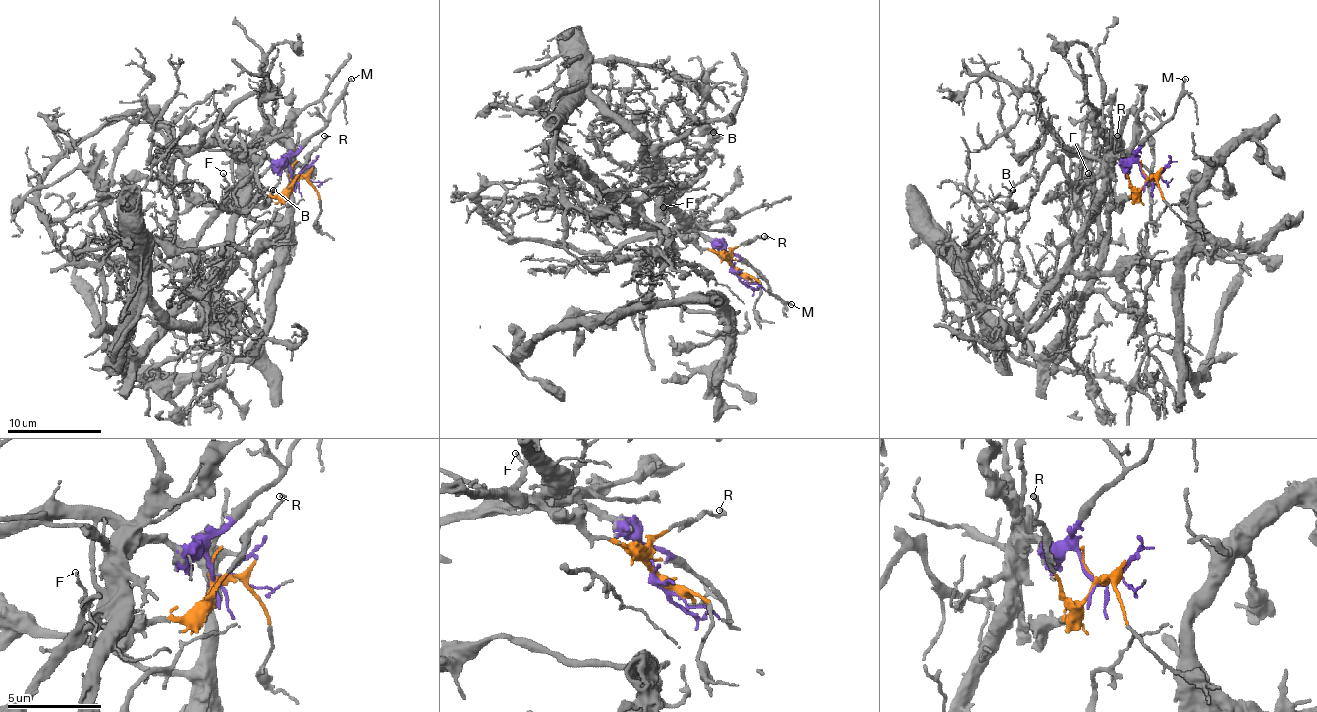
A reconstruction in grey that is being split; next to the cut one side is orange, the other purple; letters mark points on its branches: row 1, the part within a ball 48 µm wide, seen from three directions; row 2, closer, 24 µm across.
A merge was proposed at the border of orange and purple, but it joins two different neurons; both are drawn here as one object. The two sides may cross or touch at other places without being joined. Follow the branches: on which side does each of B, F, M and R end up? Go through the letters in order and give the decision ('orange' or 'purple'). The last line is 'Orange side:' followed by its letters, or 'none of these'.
B: orange
F: orange
M: purple
R: orange
Orange side: B, F, R

